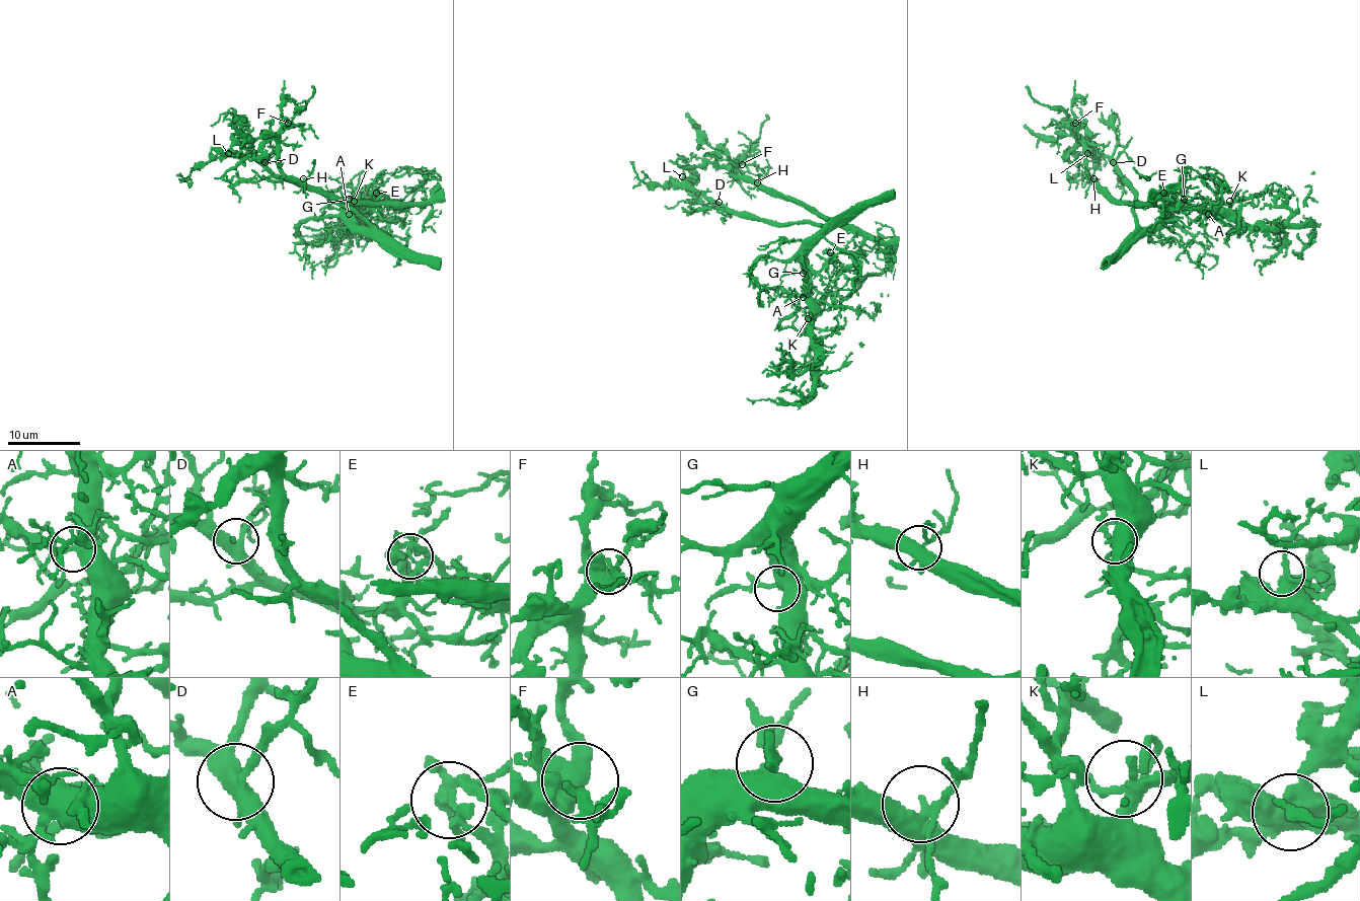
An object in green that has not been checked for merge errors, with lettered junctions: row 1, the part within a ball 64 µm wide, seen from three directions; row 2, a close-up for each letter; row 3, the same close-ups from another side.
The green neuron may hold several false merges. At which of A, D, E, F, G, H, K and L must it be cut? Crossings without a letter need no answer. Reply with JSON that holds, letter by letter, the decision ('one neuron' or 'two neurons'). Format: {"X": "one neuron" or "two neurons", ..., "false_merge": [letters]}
{"A": "one neuron", "D": "one neuron", "E": "two neurons", "F": "one neuron", "G": "one neuron", "H": "one neuron", "K": "one neuron", "L": "one neuron", "false_merge": ["E"]}

